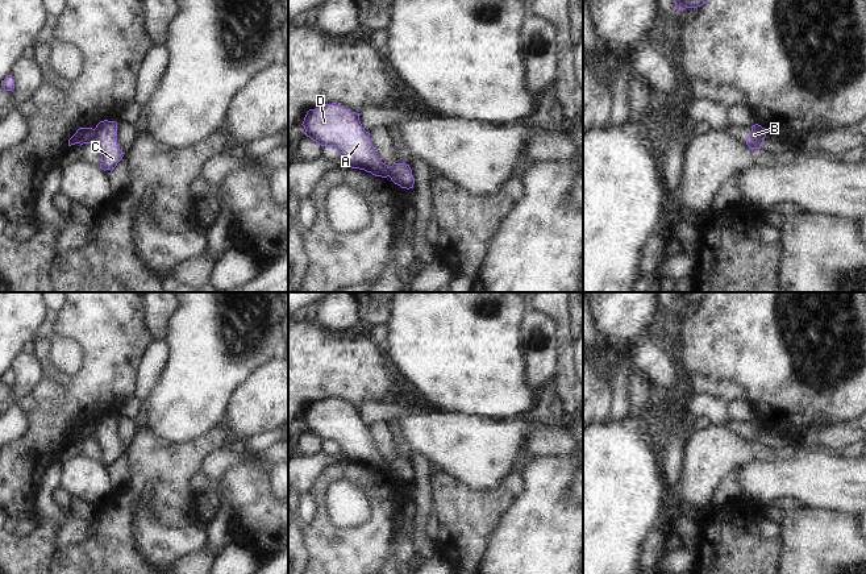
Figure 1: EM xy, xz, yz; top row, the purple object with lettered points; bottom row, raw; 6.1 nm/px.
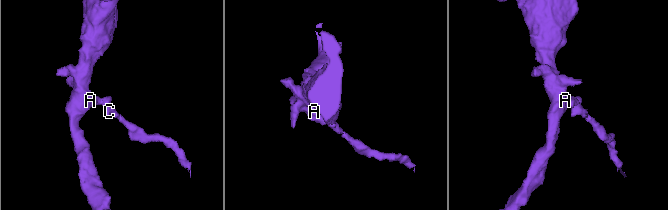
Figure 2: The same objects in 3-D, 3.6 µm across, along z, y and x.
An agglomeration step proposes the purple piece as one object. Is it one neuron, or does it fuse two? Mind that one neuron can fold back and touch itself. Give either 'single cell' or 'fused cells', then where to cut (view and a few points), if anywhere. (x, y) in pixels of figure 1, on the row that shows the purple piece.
fused cells | xy (95, 128), (95, 136), (91, 141)

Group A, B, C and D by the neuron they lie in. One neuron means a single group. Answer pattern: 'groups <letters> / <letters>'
groups A D / B C

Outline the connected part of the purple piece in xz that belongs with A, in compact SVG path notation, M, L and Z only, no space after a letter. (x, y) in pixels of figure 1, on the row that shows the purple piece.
M337 103L325 104L309 109L301 125L305 136L318 145L334 146L347 162L347 167L382 178L391 175L390 167L378 158L370 133L362 128L359 113Z

